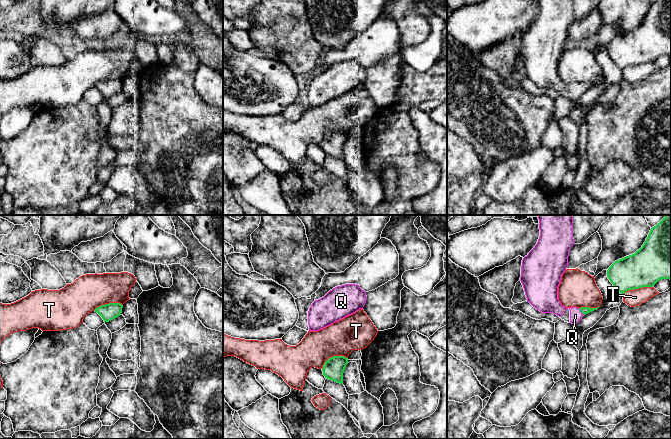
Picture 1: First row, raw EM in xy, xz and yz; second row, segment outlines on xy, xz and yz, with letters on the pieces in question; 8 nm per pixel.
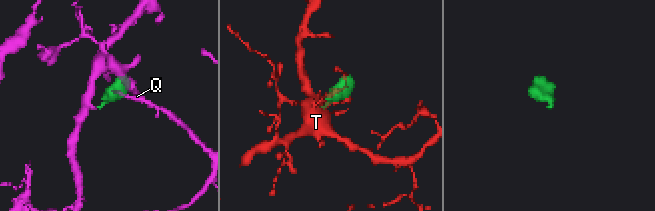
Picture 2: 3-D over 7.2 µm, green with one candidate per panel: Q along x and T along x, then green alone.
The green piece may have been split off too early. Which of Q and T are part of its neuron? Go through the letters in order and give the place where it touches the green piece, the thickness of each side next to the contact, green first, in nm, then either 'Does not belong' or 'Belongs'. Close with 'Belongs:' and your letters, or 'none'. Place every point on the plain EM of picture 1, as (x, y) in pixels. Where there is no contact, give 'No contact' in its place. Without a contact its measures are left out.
Q: Touches green at yz (581, 88). Thickness 60 nm (green) against 100 nm. Belongs
T: Touches green at yz (637, 64). Thickness 300 nm (green) against 130 nm. Does not belong
Belongs: Q

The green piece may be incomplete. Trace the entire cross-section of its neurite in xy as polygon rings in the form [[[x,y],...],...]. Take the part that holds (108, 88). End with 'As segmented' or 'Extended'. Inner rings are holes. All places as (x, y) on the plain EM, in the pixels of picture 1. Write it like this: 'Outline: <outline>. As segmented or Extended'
Outline: [[[109,79],[97,83],[94,87],[102,93],[104,98],[109,98],[121,91],[122,84],[123,81],[120,79]]]. As segmented

